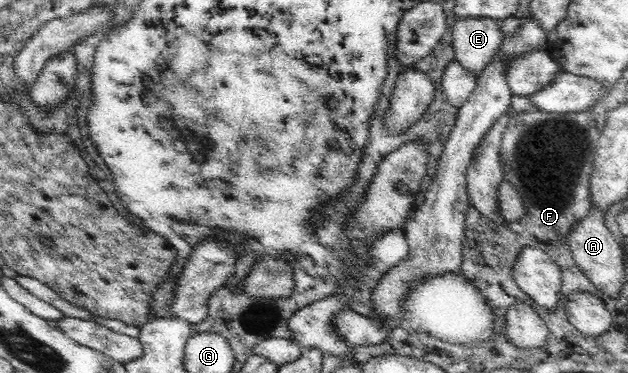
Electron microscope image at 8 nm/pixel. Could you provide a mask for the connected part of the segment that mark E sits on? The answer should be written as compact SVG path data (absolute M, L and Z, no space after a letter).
M491 18L458 19L451 33L454 62L479 79L483 69L502 46L497 20Z

